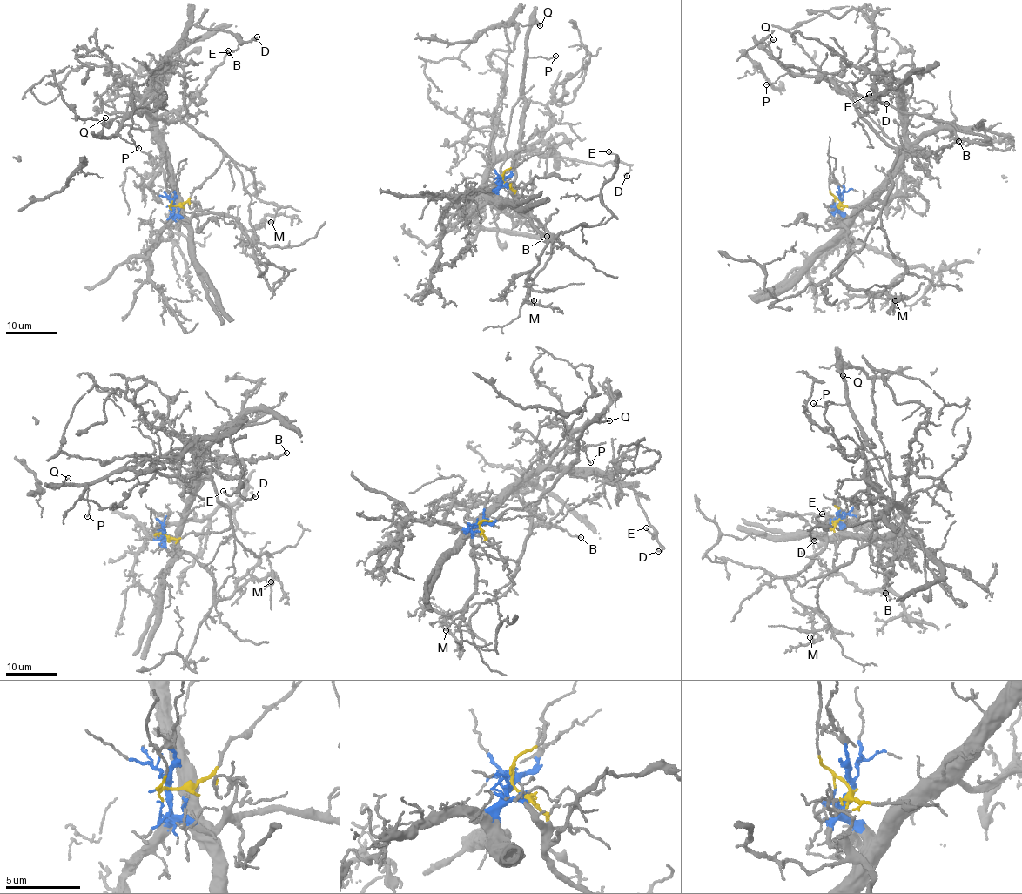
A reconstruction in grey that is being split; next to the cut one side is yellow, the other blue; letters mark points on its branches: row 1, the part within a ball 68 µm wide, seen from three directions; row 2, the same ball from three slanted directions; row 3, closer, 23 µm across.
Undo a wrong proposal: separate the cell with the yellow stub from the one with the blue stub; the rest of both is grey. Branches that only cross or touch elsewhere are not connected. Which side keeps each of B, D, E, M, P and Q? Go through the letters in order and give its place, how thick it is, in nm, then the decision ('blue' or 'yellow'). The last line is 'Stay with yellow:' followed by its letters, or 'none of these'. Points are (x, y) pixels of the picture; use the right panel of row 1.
B: at (958, 141); 140 nm thick; blue
D: at (886, 104); 150 nm thick; blue
E: at (869, 94); 120 nm thick; blue
M: at (895, 300); 190 nm thick; blue
P: at (766, 84); 100 nm thick; yellow
Q: at (773, 39); 120 nm thick; yellow
Stay with yellow: P, Q

